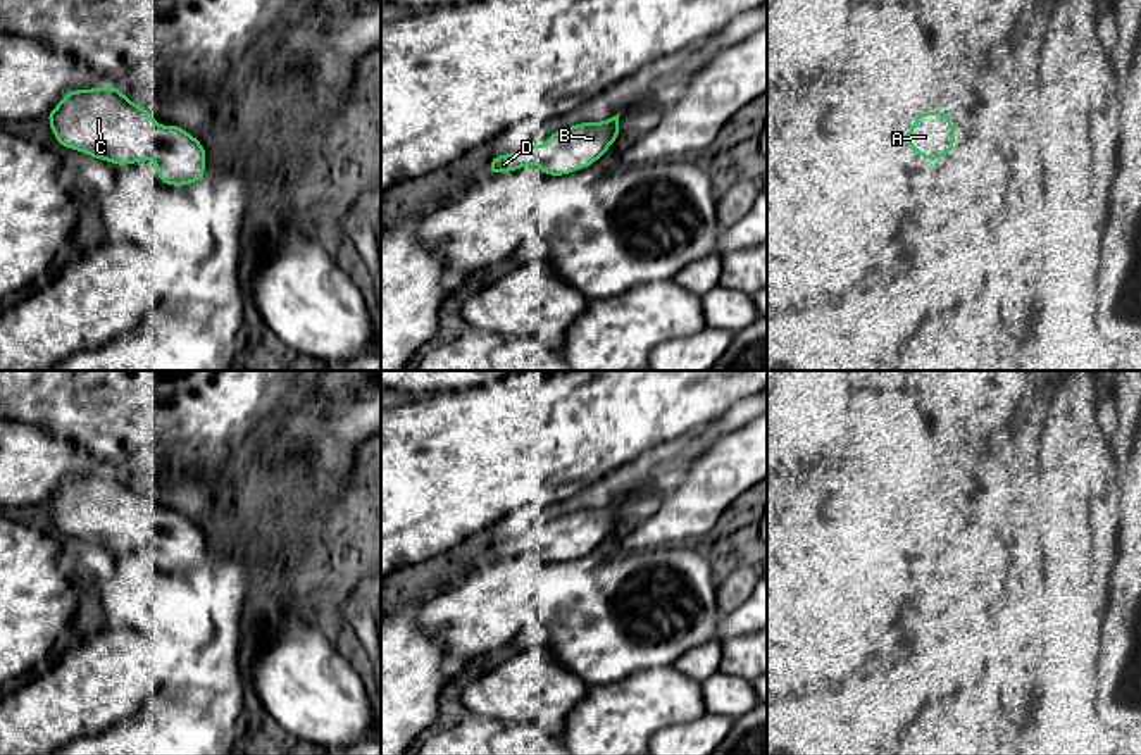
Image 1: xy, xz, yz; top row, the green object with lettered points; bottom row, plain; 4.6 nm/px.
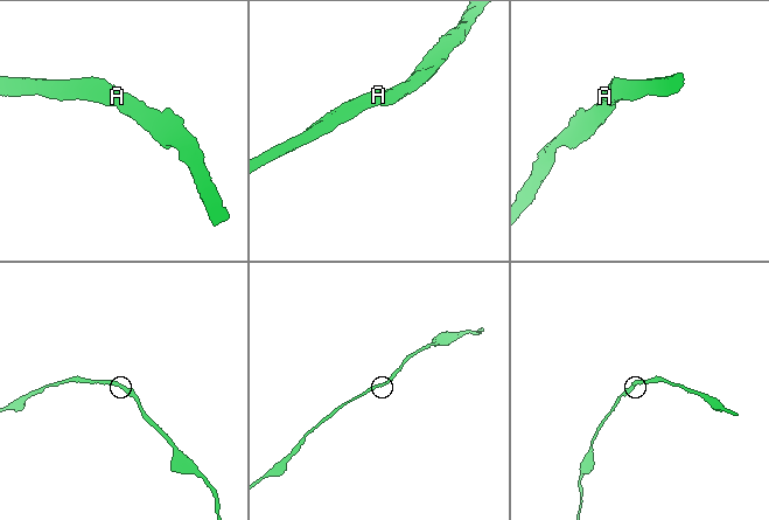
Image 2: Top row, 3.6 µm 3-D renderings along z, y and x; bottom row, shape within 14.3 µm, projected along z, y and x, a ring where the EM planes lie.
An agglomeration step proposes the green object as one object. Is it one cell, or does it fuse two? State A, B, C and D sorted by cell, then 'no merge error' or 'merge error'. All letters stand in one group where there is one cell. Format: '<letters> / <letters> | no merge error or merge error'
A B C D | no merge error

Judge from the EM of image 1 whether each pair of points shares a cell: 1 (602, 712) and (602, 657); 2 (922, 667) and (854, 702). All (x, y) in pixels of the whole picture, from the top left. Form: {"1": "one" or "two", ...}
{"1": "two", "2": "one"}

